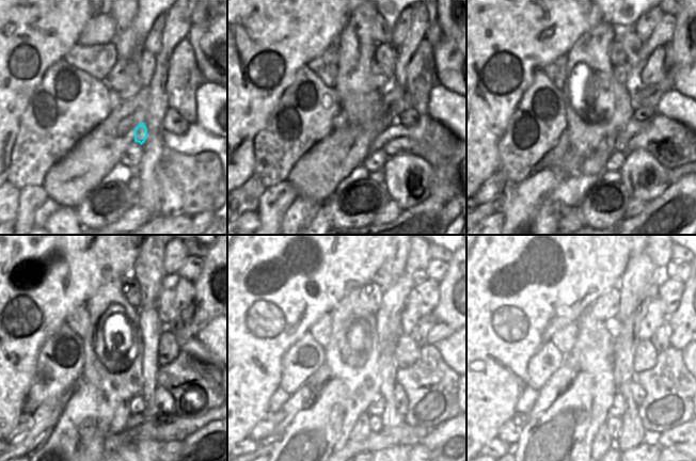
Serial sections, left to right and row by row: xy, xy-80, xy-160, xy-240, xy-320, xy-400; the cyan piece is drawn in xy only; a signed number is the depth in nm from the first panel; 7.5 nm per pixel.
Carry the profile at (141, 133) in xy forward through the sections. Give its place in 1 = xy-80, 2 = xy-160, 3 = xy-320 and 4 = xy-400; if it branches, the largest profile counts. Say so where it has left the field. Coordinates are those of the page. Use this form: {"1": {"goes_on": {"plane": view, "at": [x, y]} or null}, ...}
{"1": {"goes_on": {"plane": "xy-80", "at": [436, 146]}}, "2": {"goes_on": {"plane": "xy-160", "at": [673, 144]}}, "3": {"goes_on": {"plane": "xy-320", "at": [430, 385]}}, "4": {"goes_on": {"plane": "xy-400", "at": [669, 387]}}}

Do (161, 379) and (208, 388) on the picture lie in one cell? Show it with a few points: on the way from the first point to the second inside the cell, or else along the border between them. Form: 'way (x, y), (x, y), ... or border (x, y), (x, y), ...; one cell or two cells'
way (173, 378), (196, 379); one cell

